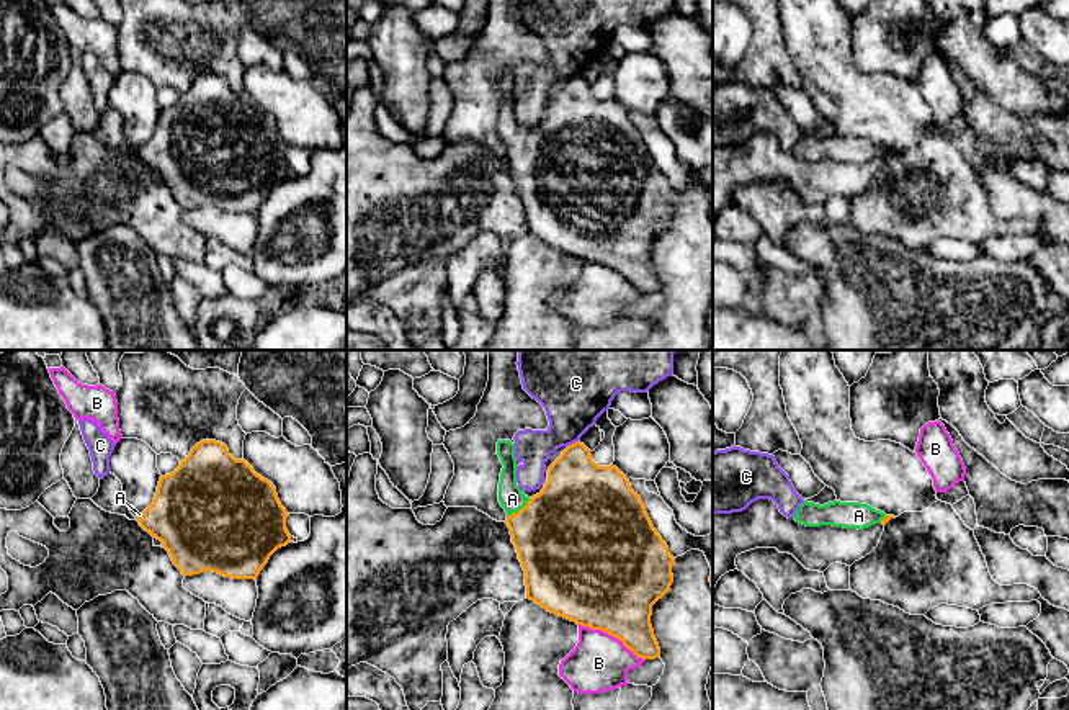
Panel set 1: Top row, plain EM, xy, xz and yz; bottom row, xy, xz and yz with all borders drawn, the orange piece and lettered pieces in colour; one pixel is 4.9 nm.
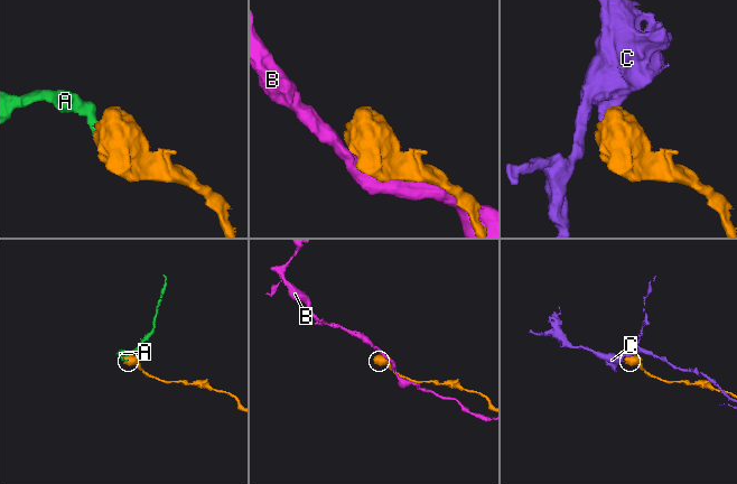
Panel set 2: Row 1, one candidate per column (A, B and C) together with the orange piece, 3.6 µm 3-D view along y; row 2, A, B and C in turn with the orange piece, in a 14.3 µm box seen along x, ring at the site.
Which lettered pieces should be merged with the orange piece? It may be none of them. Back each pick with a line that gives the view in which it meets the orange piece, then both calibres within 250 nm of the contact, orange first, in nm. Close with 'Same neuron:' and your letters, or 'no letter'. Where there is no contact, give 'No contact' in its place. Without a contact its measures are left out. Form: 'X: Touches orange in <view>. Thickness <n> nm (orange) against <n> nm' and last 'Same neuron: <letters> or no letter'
A: Touches orange in xz. Thickness 480 nm (orange) against 120 nm
Same neuron: A

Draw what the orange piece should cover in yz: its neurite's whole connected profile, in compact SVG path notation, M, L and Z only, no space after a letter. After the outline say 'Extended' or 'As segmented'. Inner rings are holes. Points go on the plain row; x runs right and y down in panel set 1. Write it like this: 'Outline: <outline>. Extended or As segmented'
Outline: M804 134L793 152L806 160L868 162L874 157L886 159L894 149L886 149L868 137L834 134L824 139Z. Extended

